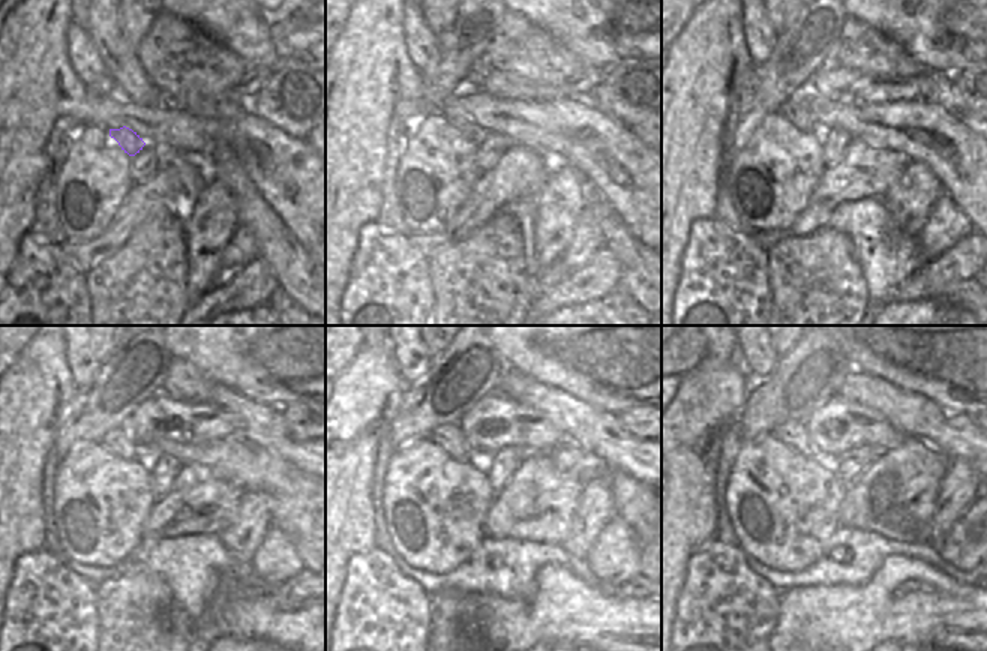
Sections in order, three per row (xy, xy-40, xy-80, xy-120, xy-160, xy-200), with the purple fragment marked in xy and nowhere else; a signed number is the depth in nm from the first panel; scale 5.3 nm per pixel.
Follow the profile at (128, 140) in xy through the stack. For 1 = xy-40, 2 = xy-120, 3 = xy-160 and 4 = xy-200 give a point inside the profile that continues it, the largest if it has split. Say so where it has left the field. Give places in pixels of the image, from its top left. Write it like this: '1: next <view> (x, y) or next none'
1: next xy-40 (455, 116)
2: next xy-120 (119, 441)
3: next xy-160 (452, 438)
4: next xy-200 (792, 432)

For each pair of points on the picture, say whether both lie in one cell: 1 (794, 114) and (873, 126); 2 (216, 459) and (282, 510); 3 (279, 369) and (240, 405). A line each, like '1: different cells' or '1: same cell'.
1: different cells
2: same cell
3: different cells

